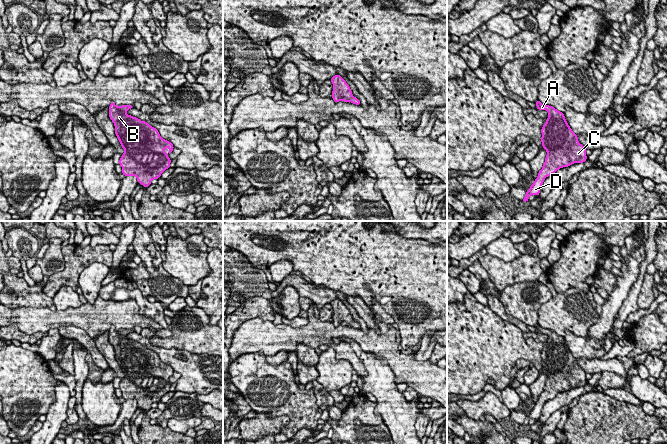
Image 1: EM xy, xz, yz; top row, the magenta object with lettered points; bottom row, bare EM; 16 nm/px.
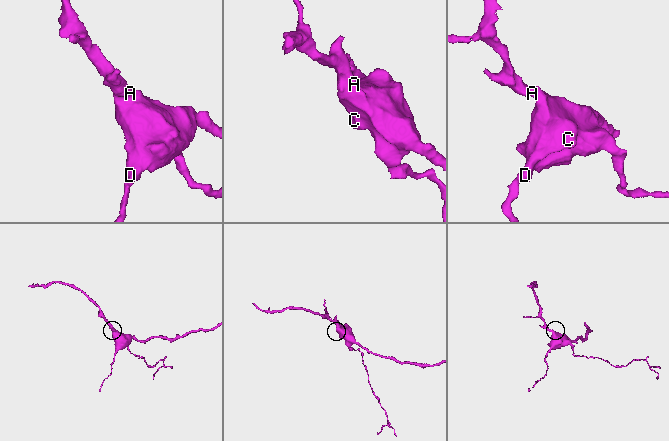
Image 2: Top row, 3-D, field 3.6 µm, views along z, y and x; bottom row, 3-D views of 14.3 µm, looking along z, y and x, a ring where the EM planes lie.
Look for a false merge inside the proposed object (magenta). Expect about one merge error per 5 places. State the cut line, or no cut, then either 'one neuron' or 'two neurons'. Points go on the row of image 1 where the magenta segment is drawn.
no cut; one neuron

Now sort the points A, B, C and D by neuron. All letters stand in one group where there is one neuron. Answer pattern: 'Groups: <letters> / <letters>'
Groups: A B C D

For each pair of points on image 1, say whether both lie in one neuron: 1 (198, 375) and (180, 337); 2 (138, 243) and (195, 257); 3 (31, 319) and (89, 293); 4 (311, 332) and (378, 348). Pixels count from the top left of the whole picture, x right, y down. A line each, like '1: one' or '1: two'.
1: two
2: two
3: two
4: one

